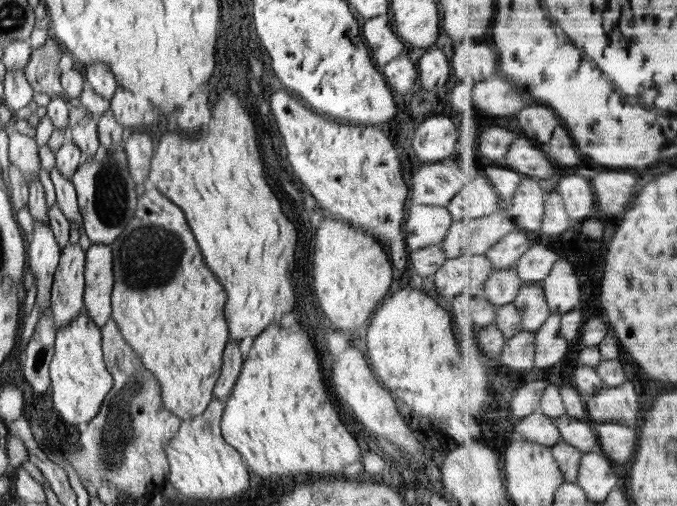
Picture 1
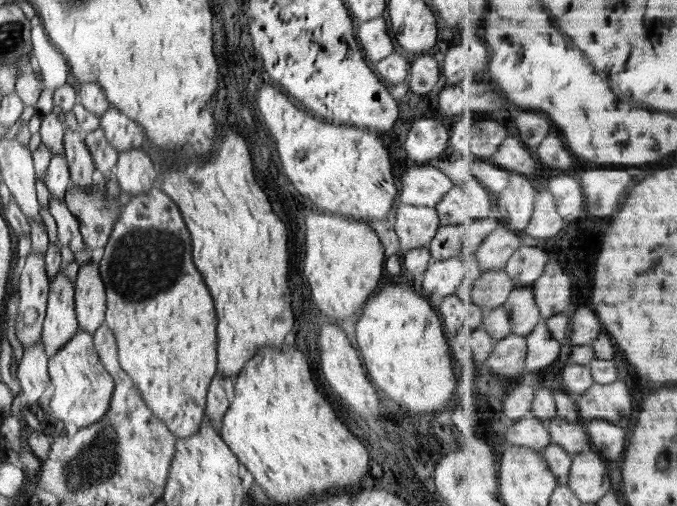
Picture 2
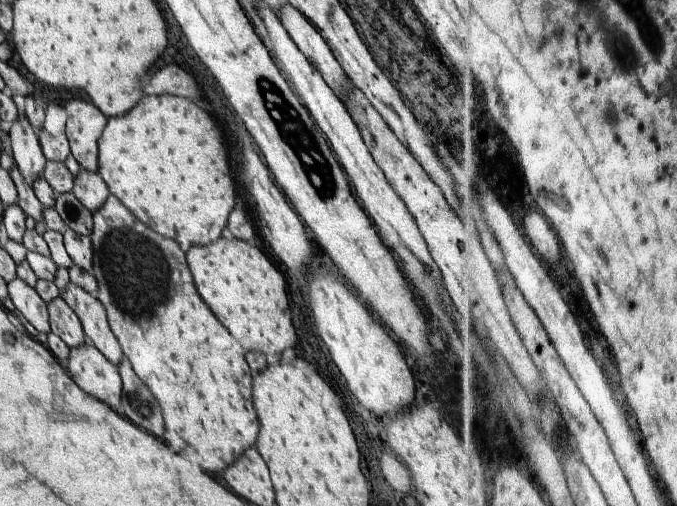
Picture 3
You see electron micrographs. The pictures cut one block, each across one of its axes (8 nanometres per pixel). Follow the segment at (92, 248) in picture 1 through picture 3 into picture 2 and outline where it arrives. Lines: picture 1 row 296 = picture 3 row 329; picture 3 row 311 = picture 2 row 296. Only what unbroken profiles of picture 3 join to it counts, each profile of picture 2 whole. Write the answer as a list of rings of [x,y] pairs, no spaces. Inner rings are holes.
[[[88,260],[80,266],[74,285],[74,308],[80,330],[94,334],[105,322],[107,298],[100,276],[98,260]]]

